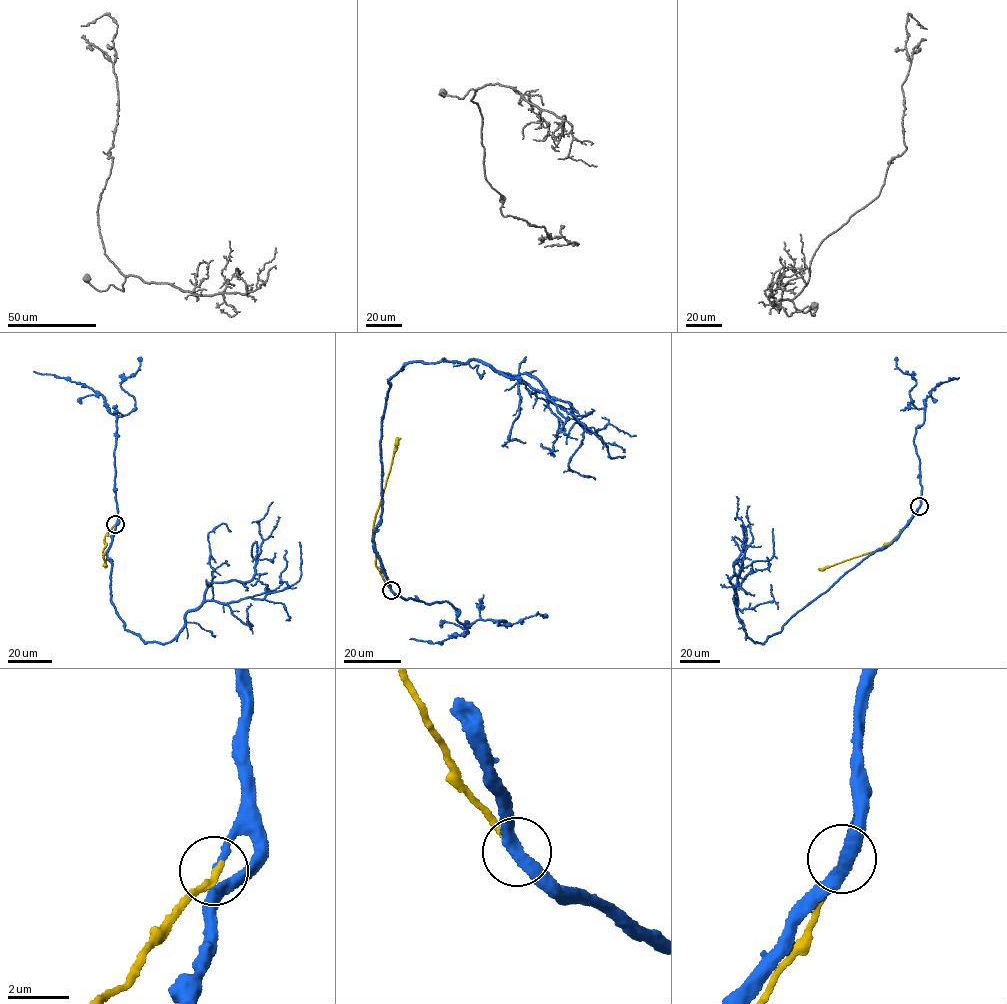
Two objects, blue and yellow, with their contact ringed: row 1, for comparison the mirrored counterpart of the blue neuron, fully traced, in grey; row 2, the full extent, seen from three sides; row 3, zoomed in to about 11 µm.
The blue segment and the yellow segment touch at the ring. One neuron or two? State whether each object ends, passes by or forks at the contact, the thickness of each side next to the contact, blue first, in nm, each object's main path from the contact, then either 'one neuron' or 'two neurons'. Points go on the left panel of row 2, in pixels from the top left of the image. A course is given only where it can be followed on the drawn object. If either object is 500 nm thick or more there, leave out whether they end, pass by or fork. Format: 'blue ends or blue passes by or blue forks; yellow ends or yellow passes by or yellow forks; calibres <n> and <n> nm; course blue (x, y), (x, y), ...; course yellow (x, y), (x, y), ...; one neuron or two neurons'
blue ends; yellow ends; calibres 190 and 240 nm; course blue (116, 523), (110, 599), (145, 642), (174, 640), (207, 601), (289, 588), (286, 550); course yellow (116, 523), (104, 538), (102, 557), (106, 565); one neuron

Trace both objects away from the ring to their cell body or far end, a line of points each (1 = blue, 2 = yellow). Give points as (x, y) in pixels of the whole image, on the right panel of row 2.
1: (919, 506), (895, 540), (780, 632), (755, 643), (736, 613), (734, 588), (740, 569), (771, 558), (773, 528)
2: (919, 506), (908, 524), (883, 546), (818, 569)

